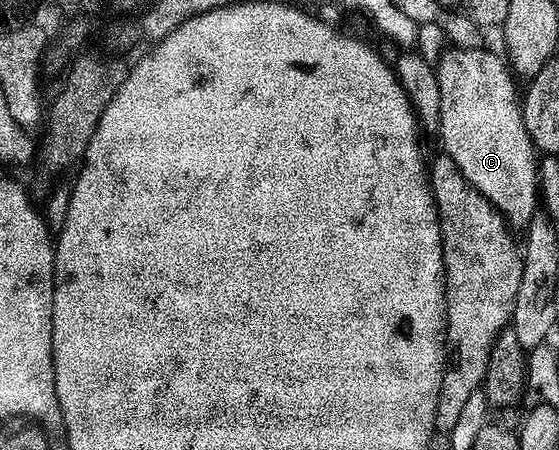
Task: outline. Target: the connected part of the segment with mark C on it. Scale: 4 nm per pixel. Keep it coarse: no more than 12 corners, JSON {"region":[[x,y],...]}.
{"region":[[506,60],[437,67],[444,154],[510,228],[539,209],[537,150]]}

